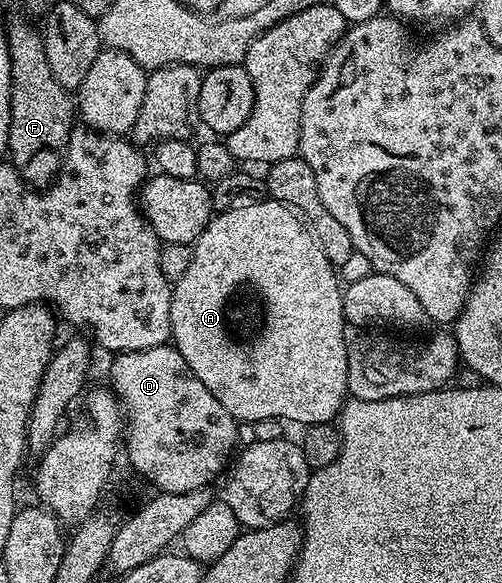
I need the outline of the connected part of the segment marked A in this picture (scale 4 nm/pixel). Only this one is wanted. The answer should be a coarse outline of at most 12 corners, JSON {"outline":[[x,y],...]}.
{"outline":[[289,206],[217,212],[171,340],[237,421],[335,422],[342,285]]}

